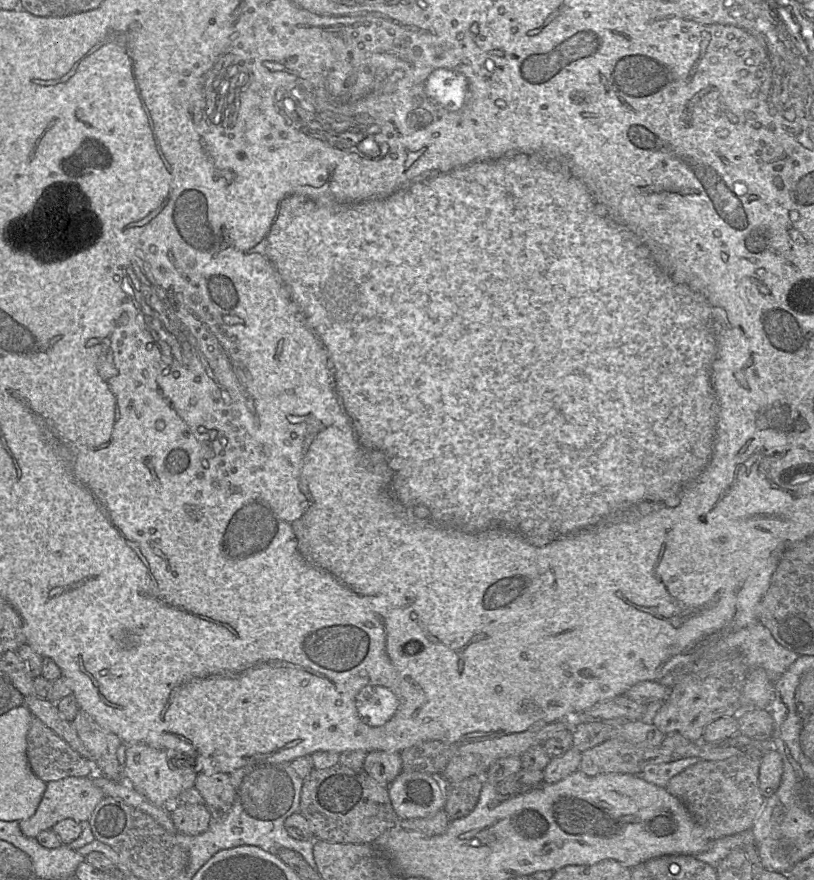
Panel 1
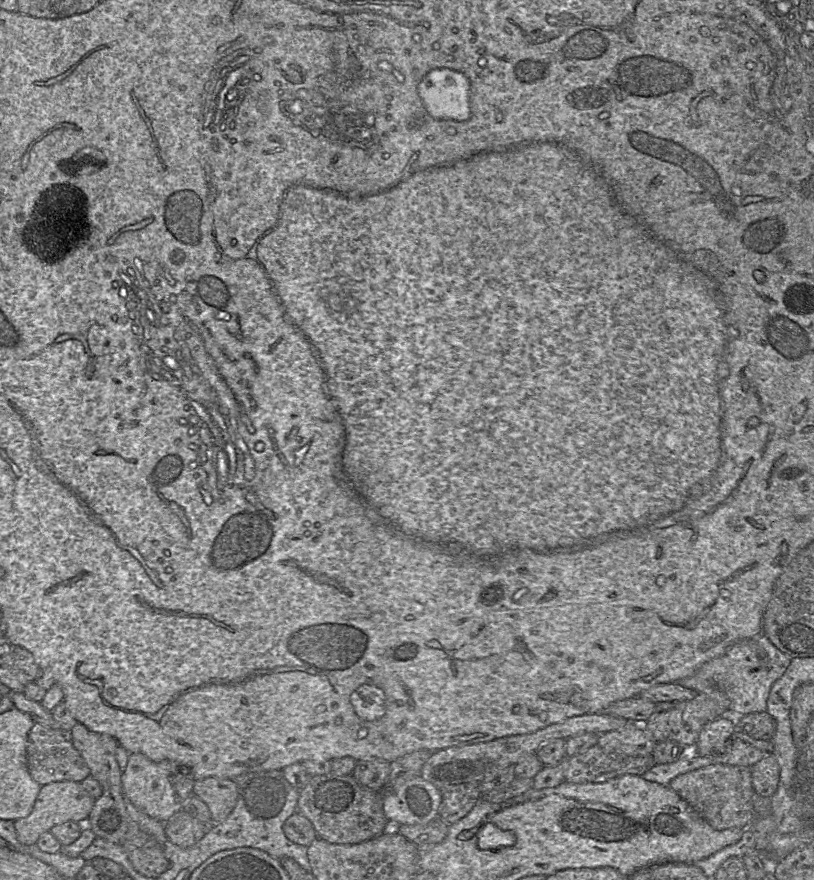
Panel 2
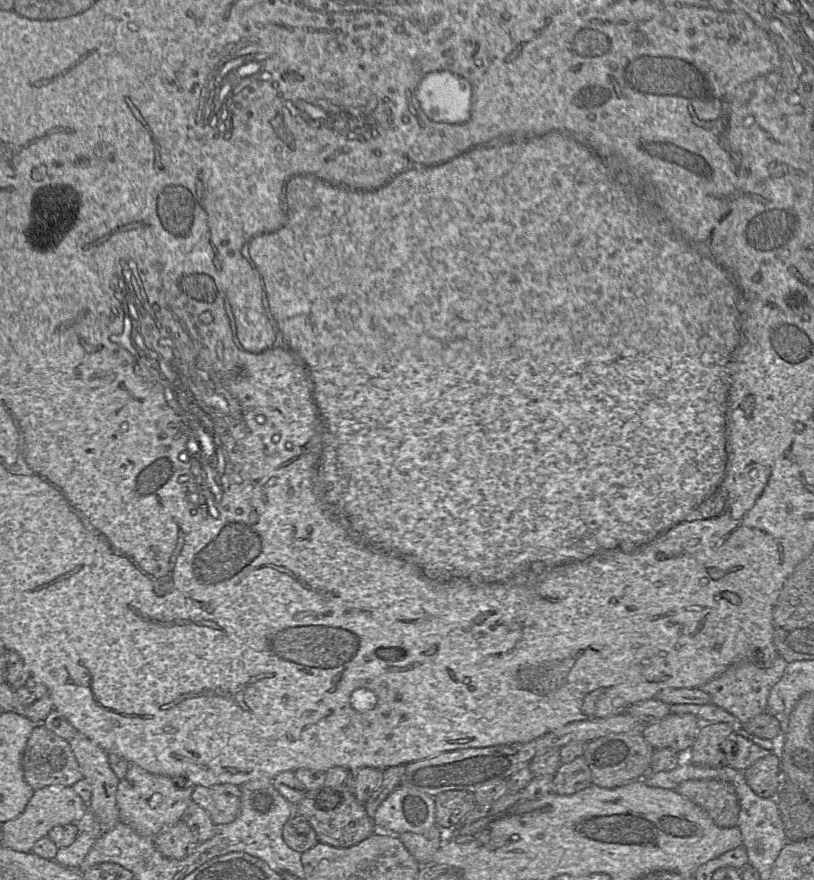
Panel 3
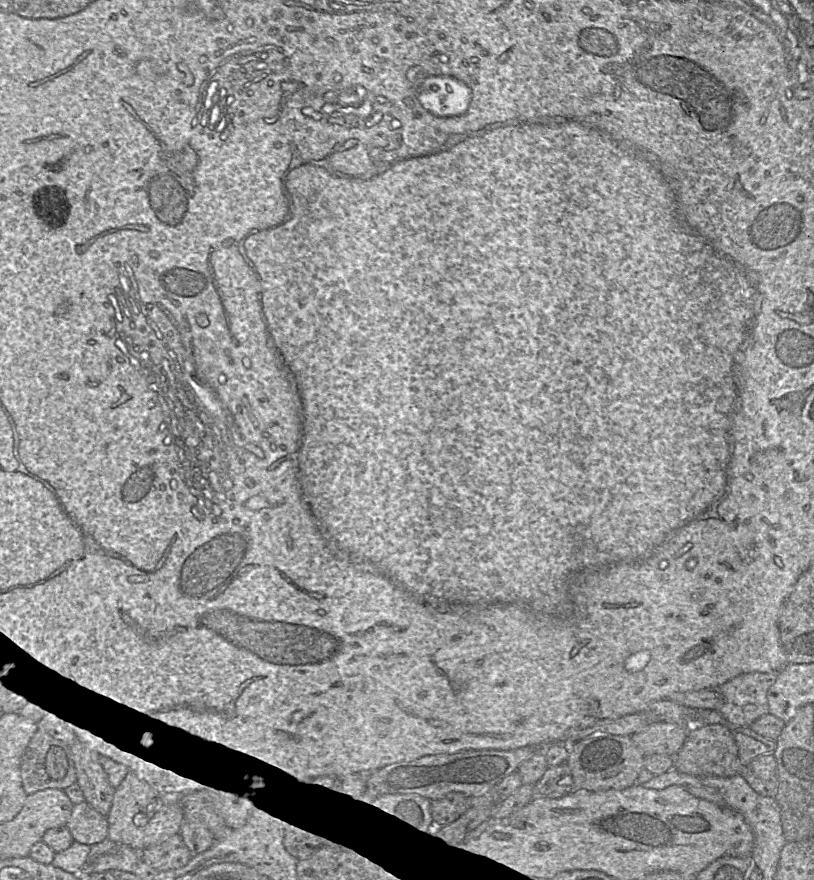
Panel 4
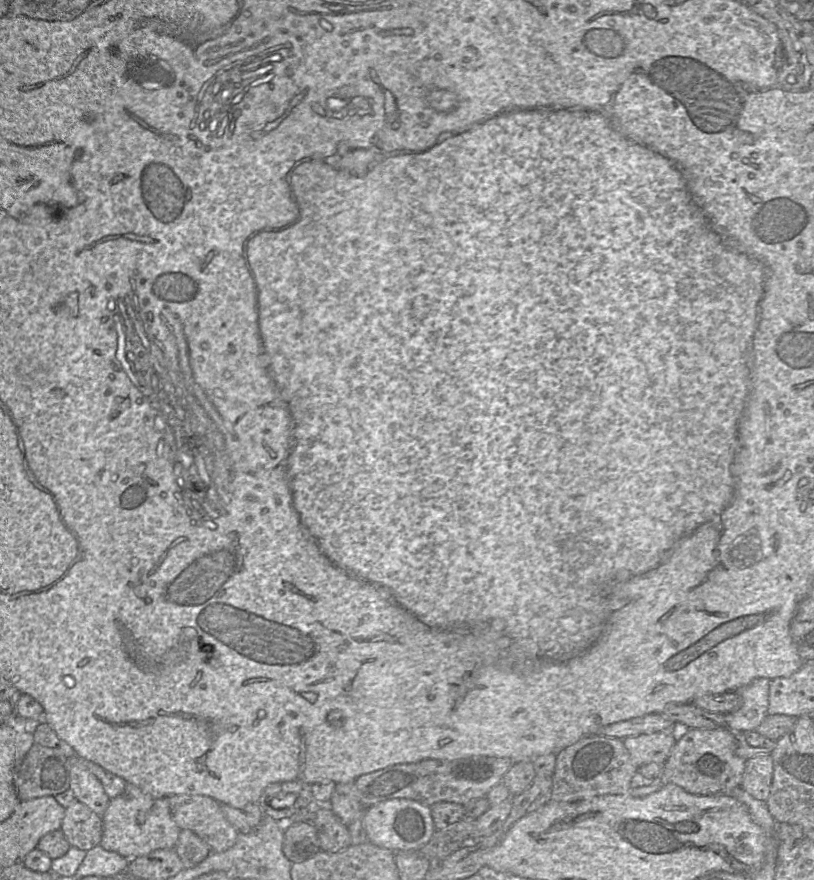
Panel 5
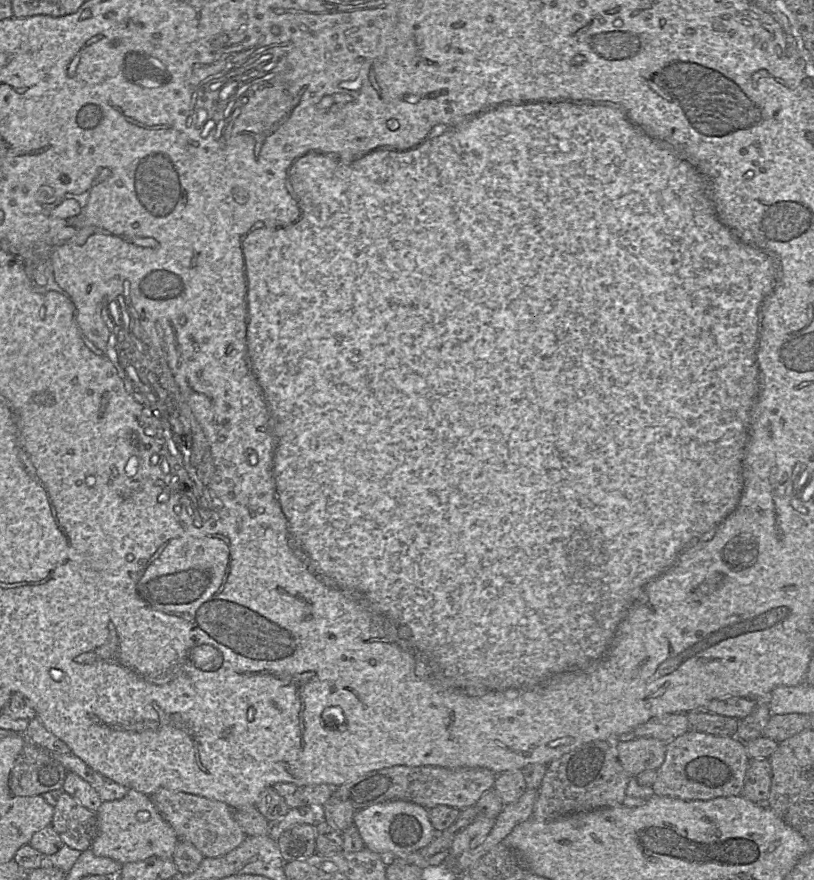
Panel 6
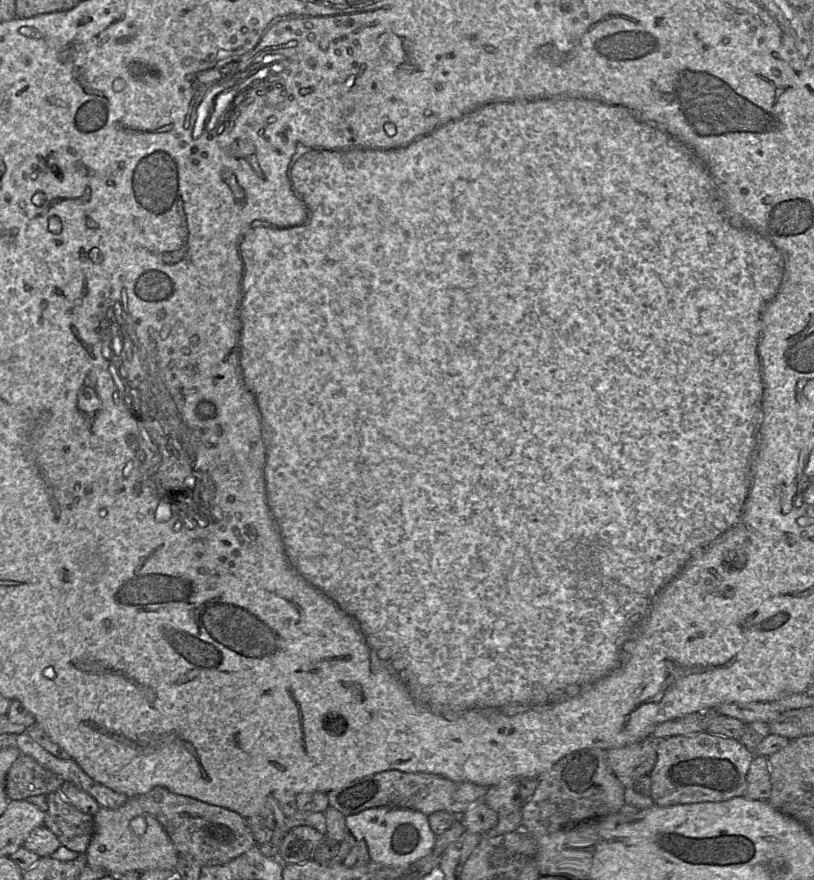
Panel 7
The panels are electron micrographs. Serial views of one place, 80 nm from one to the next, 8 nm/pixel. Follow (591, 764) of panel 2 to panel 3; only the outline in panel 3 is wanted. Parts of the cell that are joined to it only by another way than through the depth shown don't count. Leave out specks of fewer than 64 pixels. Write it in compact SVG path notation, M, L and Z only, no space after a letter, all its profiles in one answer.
M583 756L570 763L561 764L554 773L551 792L572 795L592 785L590 769Z

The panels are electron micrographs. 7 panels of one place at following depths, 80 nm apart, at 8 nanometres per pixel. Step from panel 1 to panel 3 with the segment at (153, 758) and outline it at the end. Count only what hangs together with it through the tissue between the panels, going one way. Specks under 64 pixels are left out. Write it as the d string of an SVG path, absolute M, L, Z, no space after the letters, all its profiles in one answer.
M129 763L126 775L118 783L116 793L120 822L140 835L155 837L165 828L181 821L191 802L194 787L194 784L184 777L172 779L168 776L152 774L136 764Z

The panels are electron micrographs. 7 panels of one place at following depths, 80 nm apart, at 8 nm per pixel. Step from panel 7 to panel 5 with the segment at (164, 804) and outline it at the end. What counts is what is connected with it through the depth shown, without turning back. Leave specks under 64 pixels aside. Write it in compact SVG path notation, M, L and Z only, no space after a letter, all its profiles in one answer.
M172 795L168 797L172 817L181 830L191 830L205 843L213 852L223 852L231 848L239 832L228 822L224 816L221 803L209 796L204 795Z

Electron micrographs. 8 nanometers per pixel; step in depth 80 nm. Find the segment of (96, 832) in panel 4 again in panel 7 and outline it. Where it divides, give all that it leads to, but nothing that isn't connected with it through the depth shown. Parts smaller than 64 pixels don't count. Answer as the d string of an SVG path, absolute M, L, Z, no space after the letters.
M60 789L47 795L48 810L45 812L44 825L58 838L61 845L84 855L95 831L94 817L83 813L70 804Z

